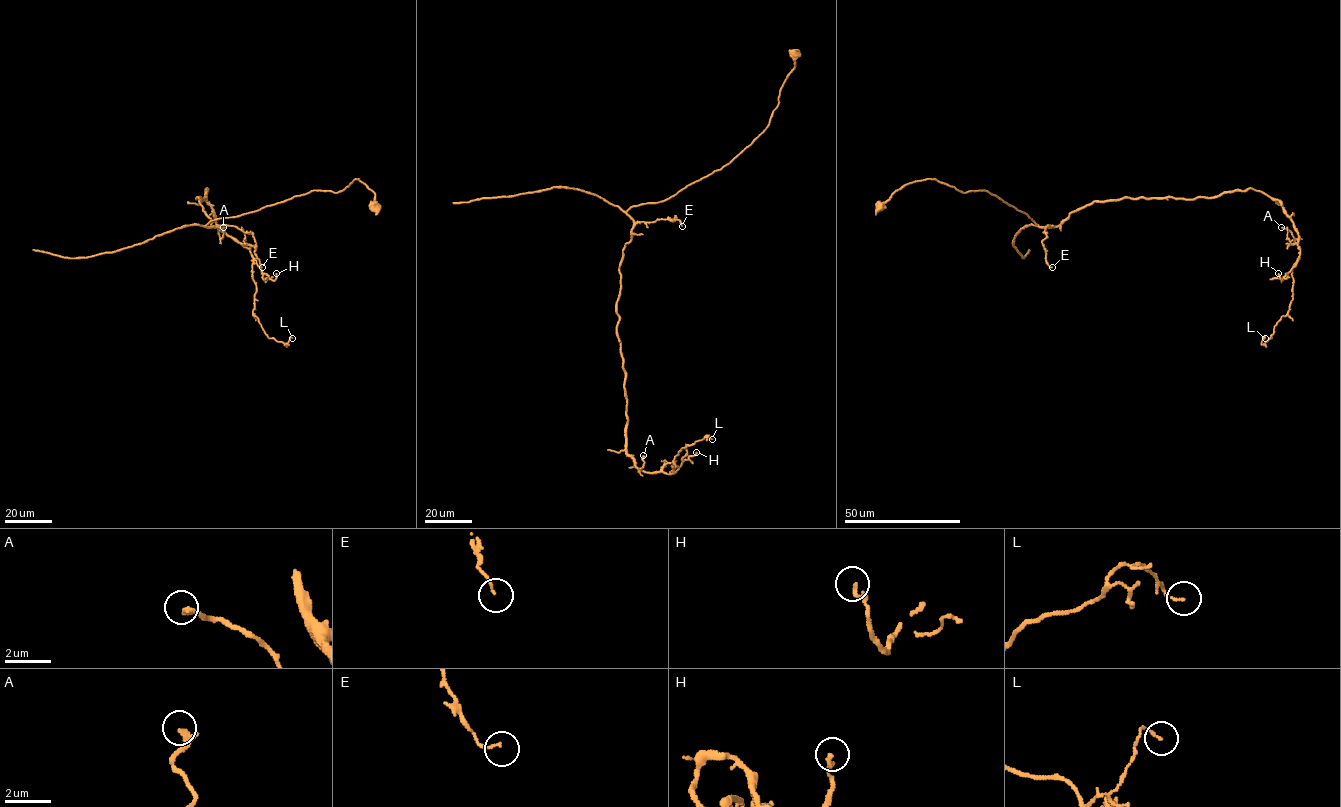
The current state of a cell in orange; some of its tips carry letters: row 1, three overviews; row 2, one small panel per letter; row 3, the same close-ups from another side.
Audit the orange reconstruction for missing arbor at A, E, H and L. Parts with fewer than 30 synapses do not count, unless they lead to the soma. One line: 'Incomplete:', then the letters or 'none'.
Incomplete: none

